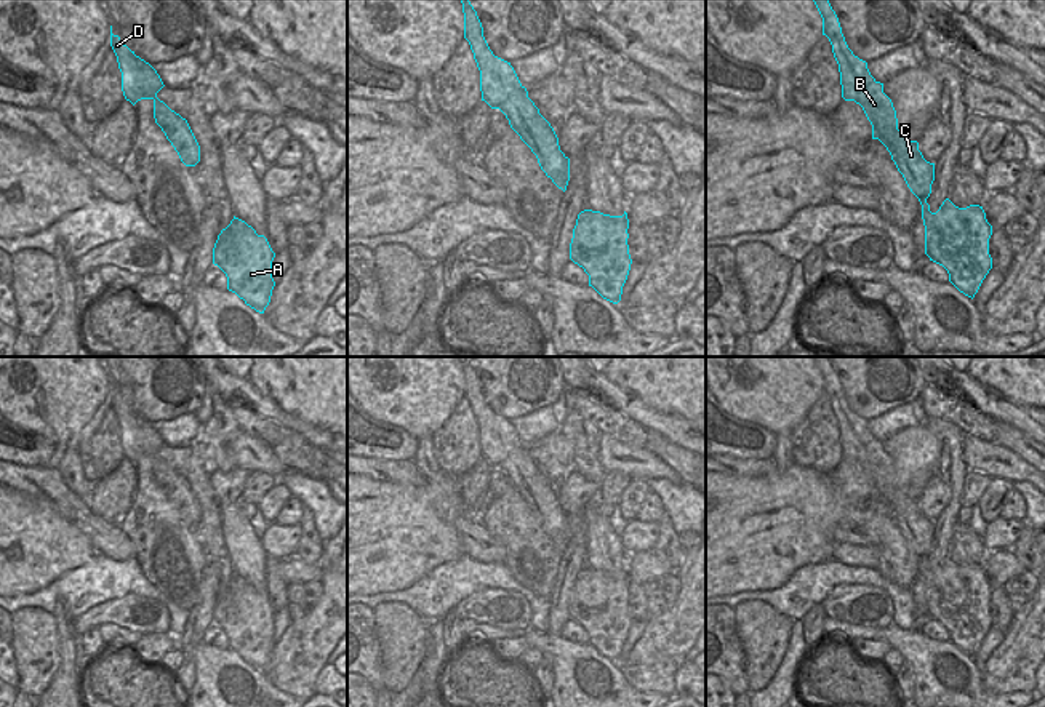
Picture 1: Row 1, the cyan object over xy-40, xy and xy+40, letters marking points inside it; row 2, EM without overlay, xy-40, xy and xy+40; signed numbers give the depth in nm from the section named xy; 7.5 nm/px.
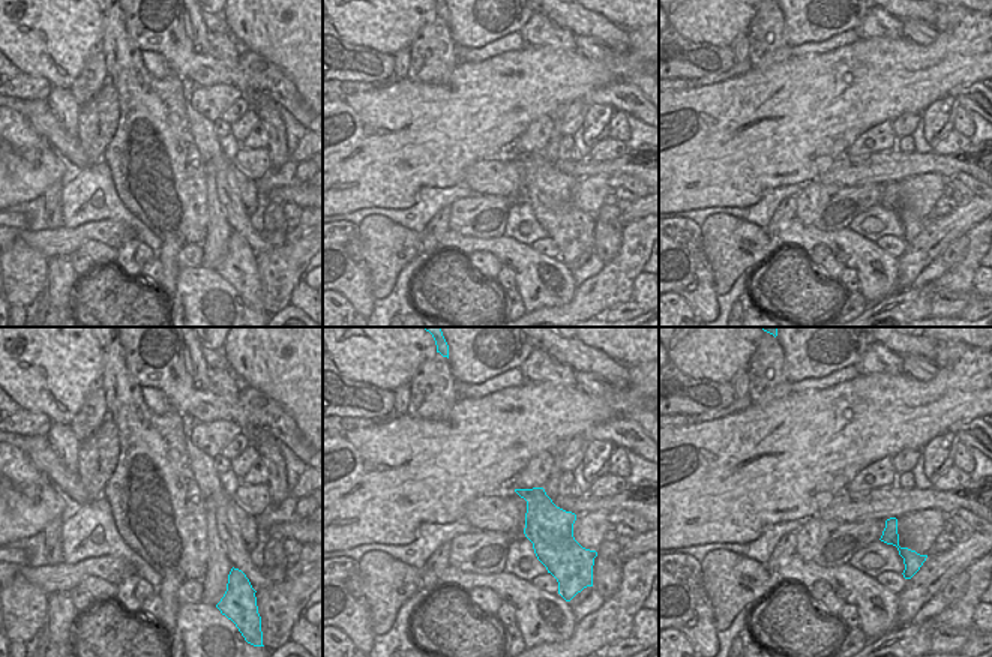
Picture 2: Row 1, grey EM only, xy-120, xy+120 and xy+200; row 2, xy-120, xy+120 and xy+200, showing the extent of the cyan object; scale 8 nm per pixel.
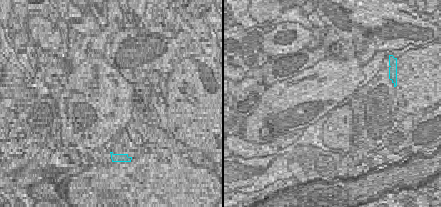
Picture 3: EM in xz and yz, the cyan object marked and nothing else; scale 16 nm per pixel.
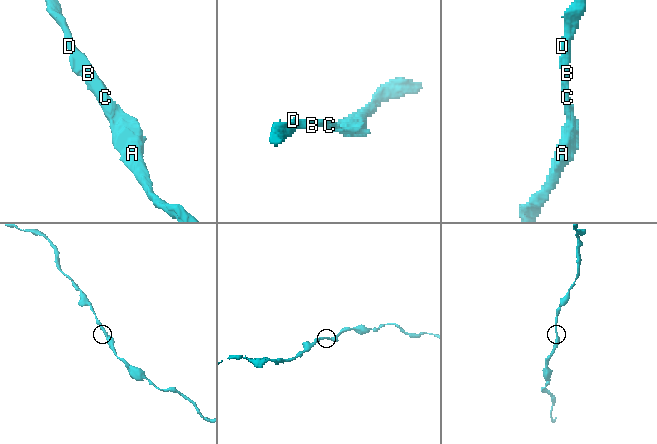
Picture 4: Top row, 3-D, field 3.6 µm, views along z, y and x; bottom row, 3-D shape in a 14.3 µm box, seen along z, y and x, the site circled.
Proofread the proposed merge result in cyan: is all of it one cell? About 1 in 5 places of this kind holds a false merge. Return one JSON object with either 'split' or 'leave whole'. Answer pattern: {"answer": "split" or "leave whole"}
{"answer": "leave whole"}

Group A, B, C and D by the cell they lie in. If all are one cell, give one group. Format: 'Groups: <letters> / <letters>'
Groups: A B C D.

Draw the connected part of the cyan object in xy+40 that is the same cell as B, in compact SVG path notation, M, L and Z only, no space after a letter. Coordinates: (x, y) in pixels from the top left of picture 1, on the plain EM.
M811 358L823 376L823 393L829 397L839 422L842 456L863 465L872 483L872 497L879 497L887 505L907 545L922 563L925 613L947 629L949 640L960 651L973 657L992 627L989 613L992 584L983 565L959 566L946 557L936 571L930 569L927 557L935 539L935 521L923 517L917 499L911 499L898 488L896 469L883 451L883 441L877 440L867 421L848 406L829 358Z

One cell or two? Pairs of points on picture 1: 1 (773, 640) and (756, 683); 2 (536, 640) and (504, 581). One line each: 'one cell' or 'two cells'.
1: one cell
2: two cells

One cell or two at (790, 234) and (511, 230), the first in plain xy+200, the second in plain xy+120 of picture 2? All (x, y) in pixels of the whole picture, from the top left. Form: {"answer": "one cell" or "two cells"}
{"answer": "two cells"}

